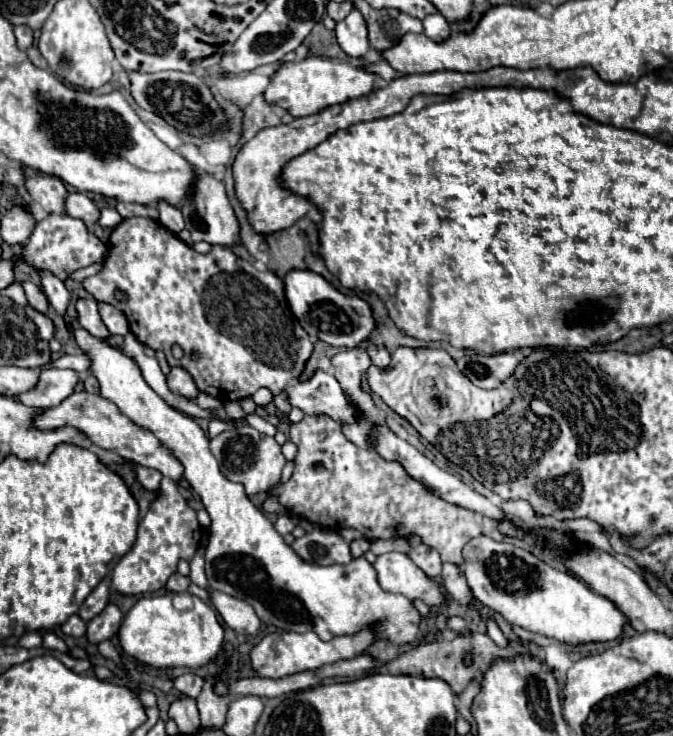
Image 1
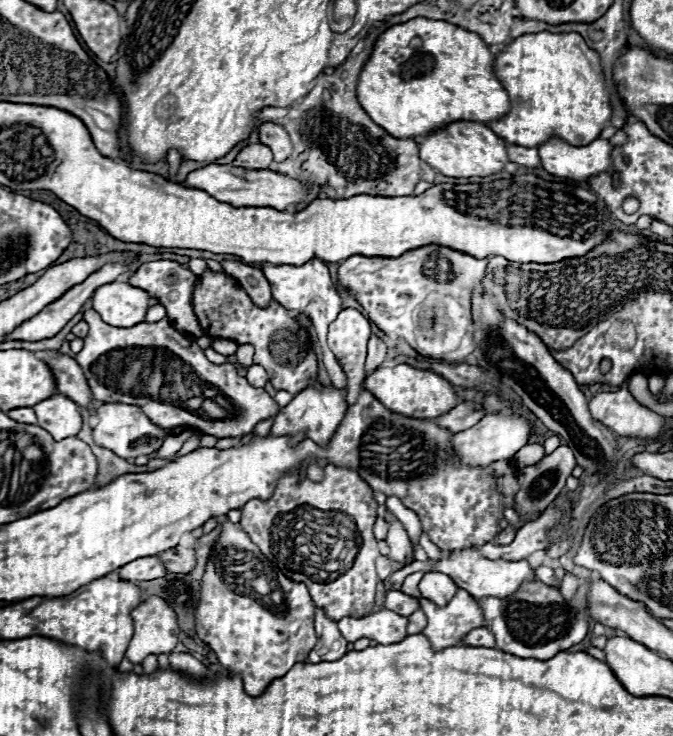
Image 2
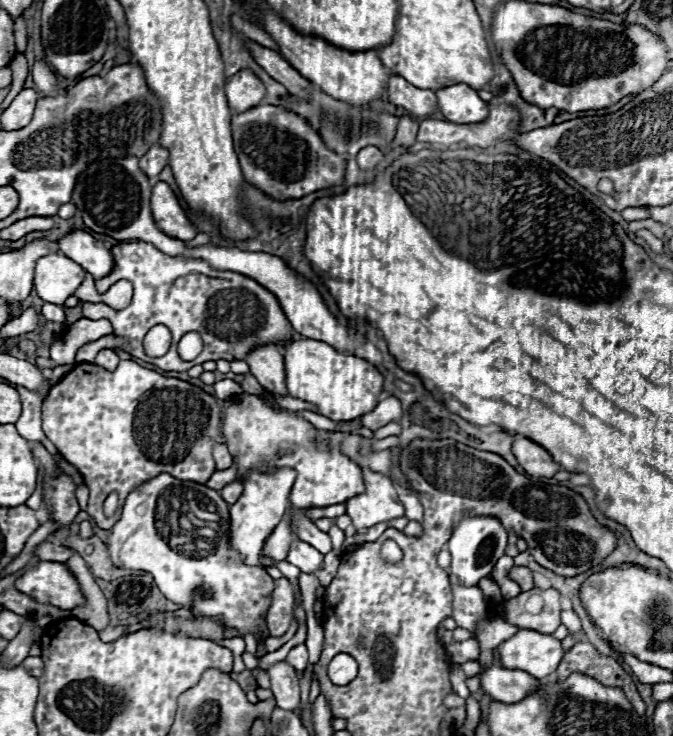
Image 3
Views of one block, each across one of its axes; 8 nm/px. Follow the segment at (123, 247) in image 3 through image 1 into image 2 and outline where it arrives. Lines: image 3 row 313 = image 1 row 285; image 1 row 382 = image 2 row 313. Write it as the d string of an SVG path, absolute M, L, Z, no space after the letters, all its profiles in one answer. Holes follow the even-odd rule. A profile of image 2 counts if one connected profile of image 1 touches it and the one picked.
M208 270L196 282L192 304L200 326L212 338L226 338L236 344L256 346L254 364L262 366L268 372L268 378L276 390L288 390L292 394L298 394L302 388L318 384L316 354L310 348L308 332L298 332L300 326L278 302L270 302L270 306L262 310L252 304L248 294L236 282L228 280L224 274Z

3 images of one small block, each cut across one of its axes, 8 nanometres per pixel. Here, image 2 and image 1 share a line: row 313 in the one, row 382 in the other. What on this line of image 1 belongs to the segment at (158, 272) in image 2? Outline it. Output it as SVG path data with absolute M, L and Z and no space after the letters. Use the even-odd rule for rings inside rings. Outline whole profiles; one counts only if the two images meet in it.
M172 368L172 372L168 374L168 388L174 394L178 394L182 398L188 398L188 400L194 400L200 394L194 380L190 378L190 374L184 368Z

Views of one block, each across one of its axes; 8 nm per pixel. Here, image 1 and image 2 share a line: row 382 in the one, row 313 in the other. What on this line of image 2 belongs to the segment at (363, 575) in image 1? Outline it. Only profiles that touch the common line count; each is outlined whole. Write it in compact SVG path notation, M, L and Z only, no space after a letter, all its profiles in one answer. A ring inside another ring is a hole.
M110 282L96 288L92 296L92 308L110 326L130 328L146 318L150 308L150 294L142 288L134 288L128 282Z

